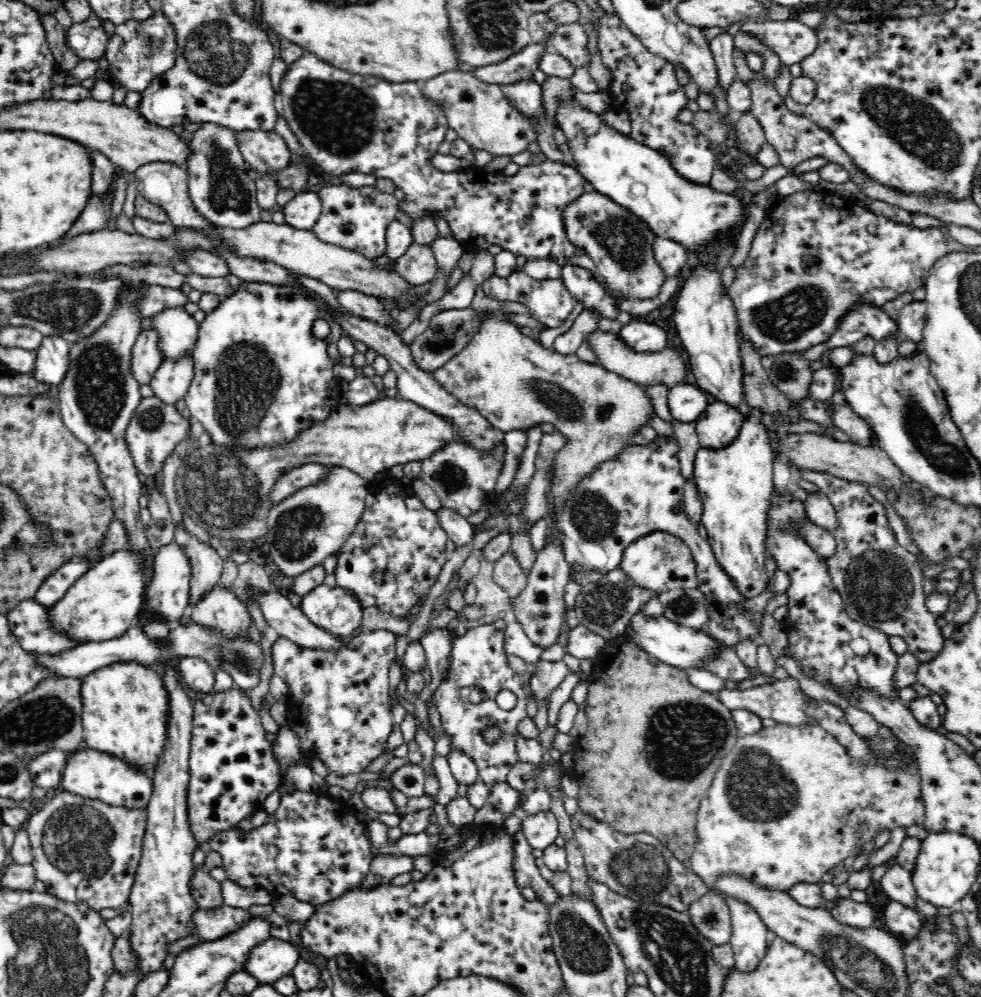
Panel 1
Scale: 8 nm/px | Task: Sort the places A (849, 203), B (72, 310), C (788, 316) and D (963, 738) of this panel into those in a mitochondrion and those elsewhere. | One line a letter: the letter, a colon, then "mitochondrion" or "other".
A: other
B: mitochondrion
C: mitochondrion
D: other

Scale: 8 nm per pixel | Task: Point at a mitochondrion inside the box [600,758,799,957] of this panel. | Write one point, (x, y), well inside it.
(640, 868)

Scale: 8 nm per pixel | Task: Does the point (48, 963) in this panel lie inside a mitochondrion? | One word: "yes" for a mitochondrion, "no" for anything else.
yes

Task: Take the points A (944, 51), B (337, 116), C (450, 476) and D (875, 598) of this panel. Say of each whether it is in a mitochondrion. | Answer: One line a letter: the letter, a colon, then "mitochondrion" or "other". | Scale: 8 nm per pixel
A: other
B: mitochondrion
C: mitochondrion
D: mitochondrion

